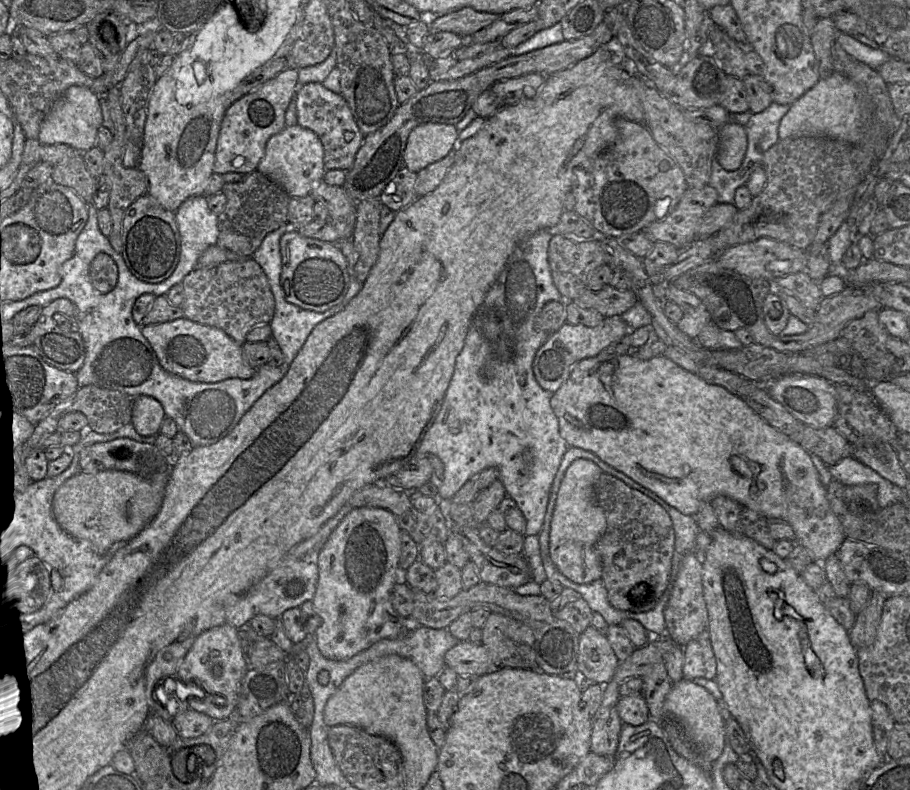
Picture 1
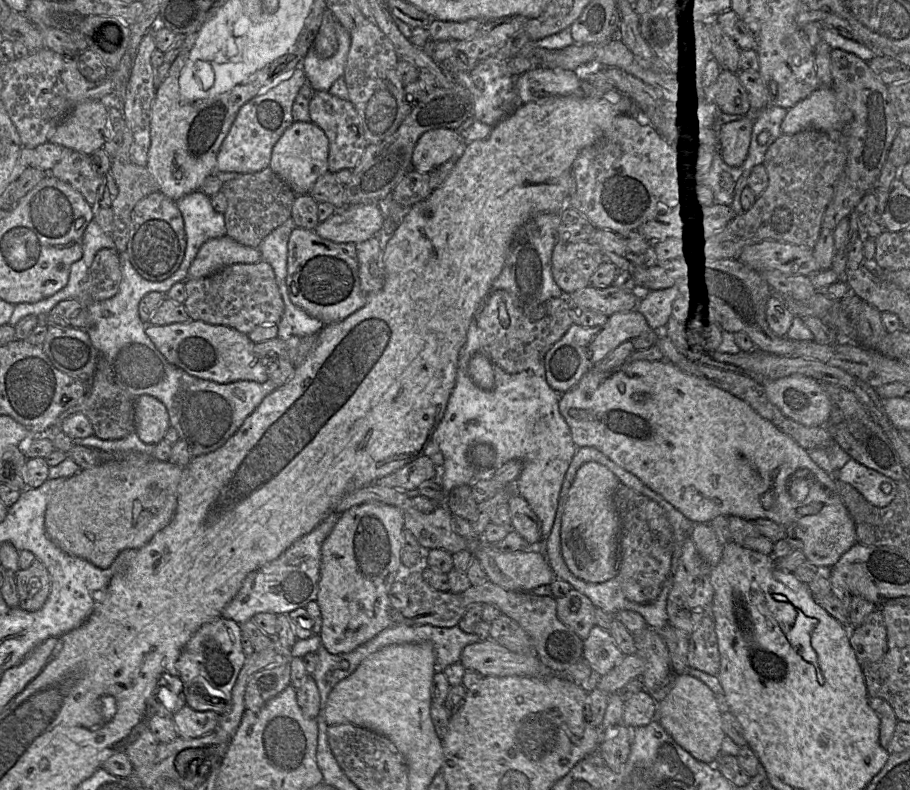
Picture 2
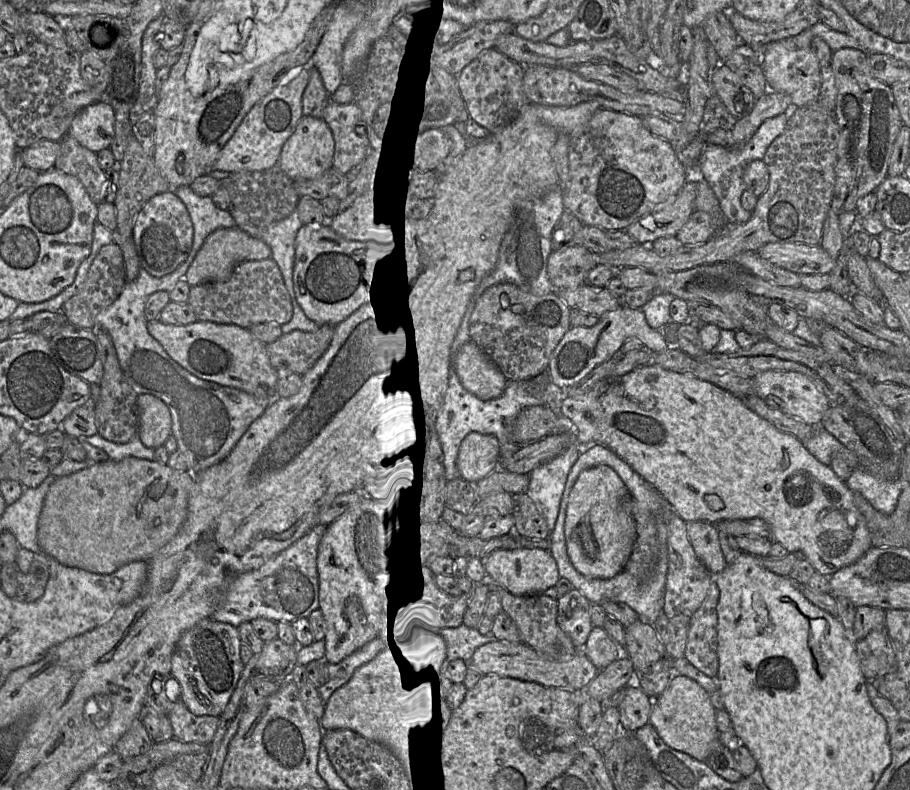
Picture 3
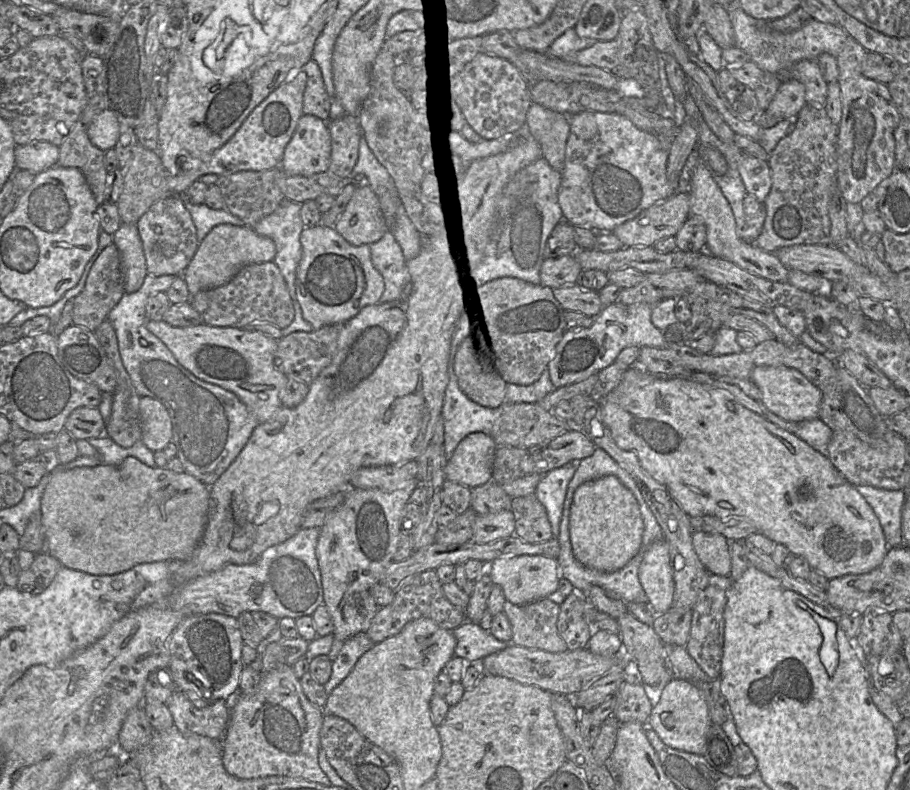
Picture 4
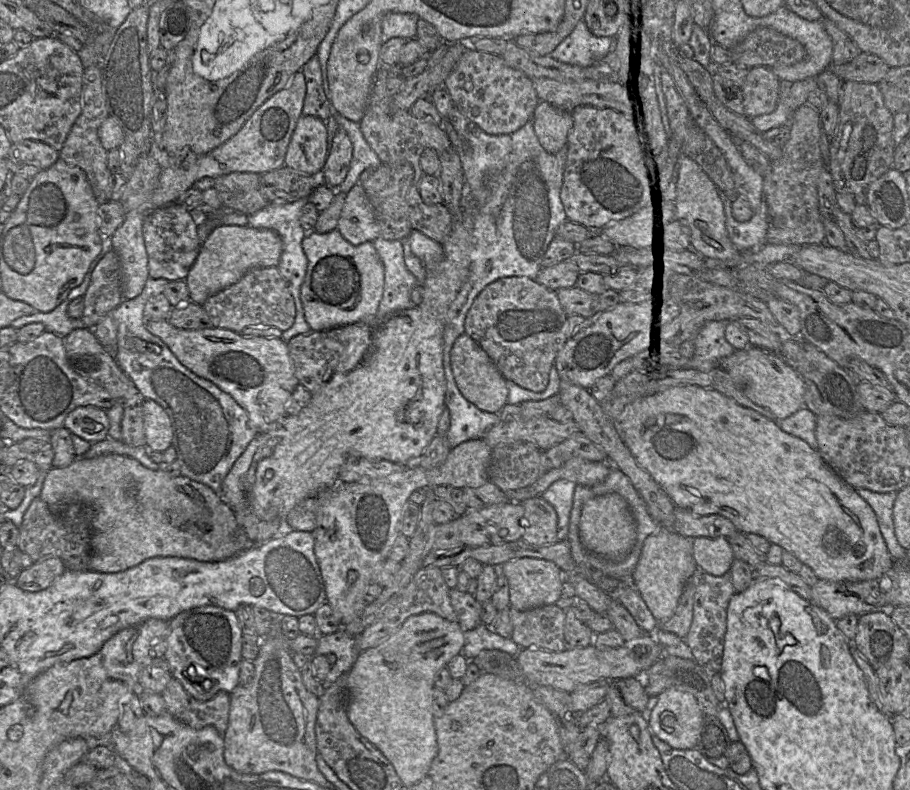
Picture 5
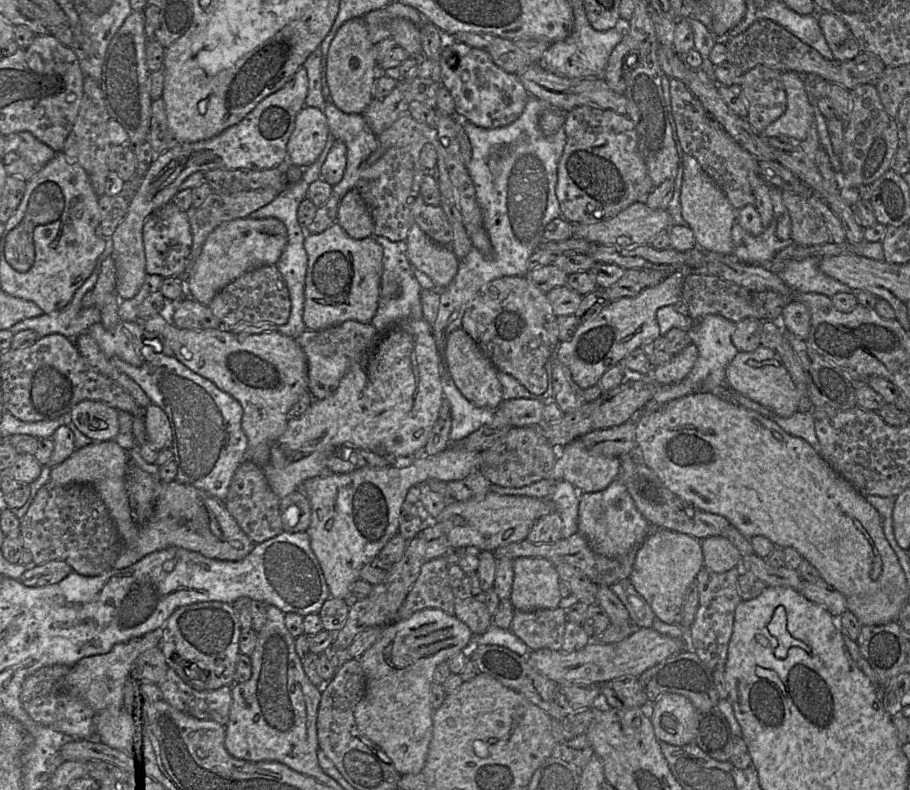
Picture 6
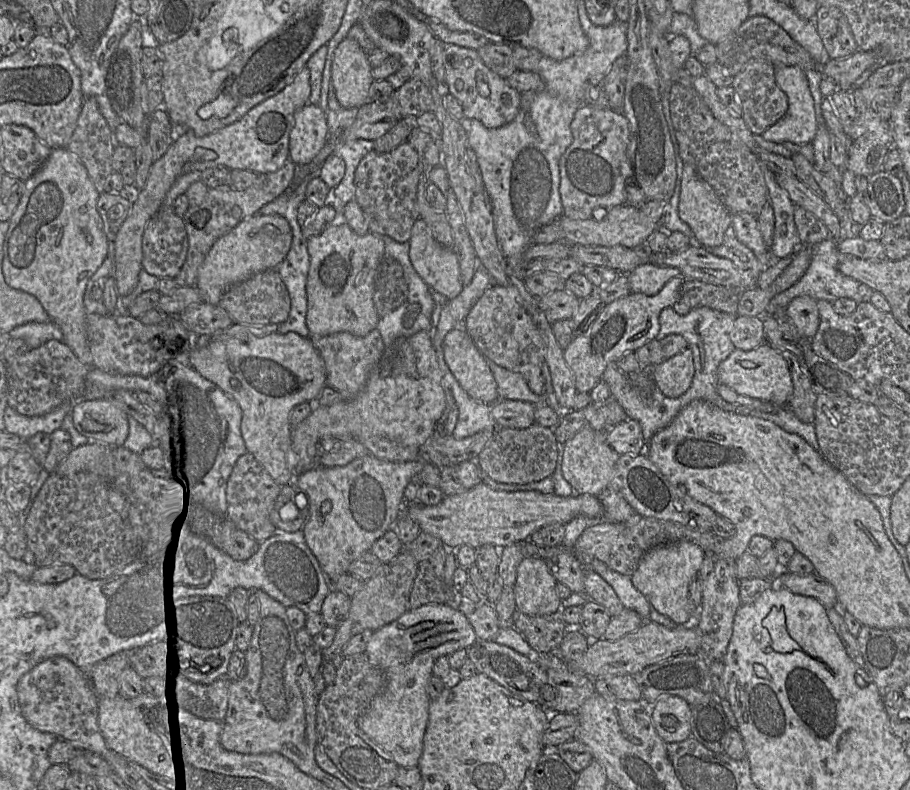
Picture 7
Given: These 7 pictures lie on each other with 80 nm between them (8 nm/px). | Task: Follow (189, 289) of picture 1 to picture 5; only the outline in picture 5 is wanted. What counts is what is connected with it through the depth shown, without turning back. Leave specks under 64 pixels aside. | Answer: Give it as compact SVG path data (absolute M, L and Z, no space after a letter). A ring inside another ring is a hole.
M278 267L249 270L238 282L209 297L201 307L209 315L213 327L238 333L248 326L273 326L286 331L296 316L294 298Z

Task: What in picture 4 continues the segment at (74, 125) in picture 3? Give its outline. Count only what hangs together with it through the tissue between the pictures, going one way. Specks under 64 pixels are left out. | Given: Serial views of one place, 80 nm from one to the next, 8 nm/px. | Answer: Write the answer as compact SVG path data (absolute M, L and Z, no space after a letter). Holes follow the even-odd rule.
M109 110L100 112L88 125L87 134L97 148L102 151L114 149L119 140L120 123L115 114Z

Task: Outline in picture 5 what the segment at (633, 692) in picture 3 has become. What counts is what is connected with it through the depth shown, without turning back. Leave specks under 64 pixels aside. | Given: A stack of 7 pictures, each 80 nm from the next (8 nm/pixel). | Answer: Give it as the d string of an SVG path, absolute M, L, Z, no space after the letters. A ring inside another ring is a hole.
M627 677L611 681L606 697L612 717L620 717L635 712L644 712L649 702L644 690L644 682L639 677Z

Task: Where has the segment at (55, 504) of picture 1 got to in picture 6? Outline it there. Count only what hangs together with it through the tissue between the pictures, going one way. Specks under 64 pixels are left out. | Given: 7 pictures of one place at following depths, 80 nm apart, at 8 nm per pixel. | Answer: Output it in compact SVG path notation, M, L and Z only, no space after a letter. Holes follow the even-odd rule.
M114 440L105 442L92 441L85 447L76 449L65 461L51 468L49 473L50 483L58 486L72 483L88 484L100 496L123 540L123 549L112 568L123 569L129 567L152 552L172 546L181 547L198 552L205 557L223 561L242 560L253 550L256 544L246 535L228 512L224 501L220 501L209 493L194 486L182 484L176 480L163 483L153 516L147 523L143 525L137 524L129 505L125 484L125 475L129 463L130 458L128 457L127 451L122 449Z

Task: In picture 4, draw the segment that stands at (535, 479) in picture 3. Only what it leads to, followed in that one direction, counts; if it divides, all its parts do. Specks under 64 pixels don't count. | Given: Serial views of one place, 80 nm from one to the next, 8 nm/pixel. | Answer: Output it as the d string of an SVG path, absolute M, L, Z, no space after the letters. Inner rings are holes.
M572 461L560 468L540 475L541 479L534 492L535 497L546 509L553 538L558 538L559 536L560 521L568 484L579 462L580 461Z

